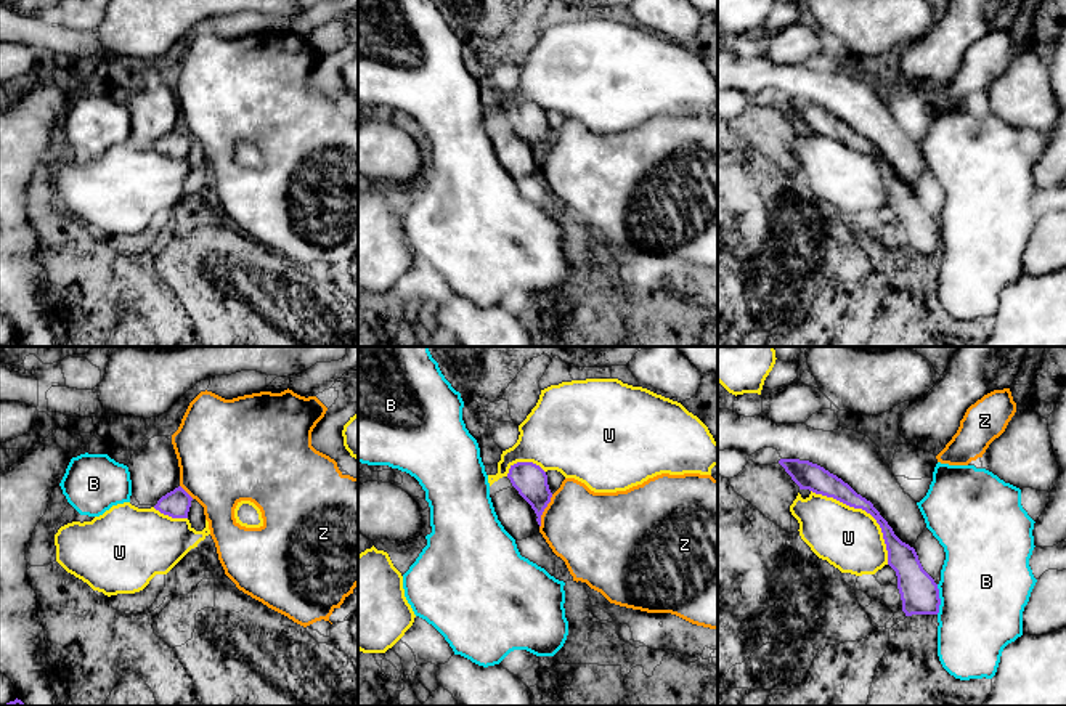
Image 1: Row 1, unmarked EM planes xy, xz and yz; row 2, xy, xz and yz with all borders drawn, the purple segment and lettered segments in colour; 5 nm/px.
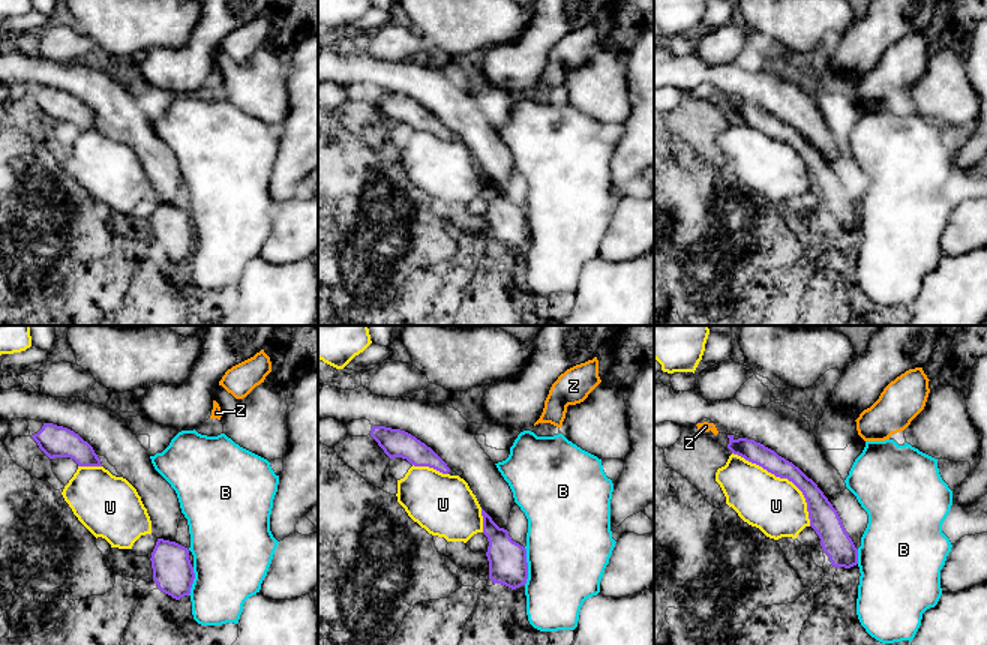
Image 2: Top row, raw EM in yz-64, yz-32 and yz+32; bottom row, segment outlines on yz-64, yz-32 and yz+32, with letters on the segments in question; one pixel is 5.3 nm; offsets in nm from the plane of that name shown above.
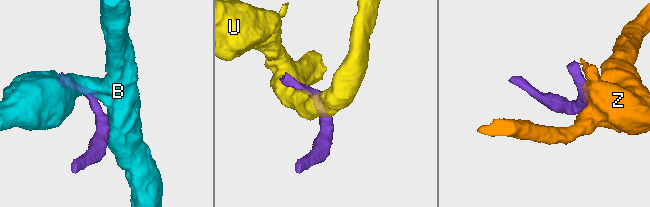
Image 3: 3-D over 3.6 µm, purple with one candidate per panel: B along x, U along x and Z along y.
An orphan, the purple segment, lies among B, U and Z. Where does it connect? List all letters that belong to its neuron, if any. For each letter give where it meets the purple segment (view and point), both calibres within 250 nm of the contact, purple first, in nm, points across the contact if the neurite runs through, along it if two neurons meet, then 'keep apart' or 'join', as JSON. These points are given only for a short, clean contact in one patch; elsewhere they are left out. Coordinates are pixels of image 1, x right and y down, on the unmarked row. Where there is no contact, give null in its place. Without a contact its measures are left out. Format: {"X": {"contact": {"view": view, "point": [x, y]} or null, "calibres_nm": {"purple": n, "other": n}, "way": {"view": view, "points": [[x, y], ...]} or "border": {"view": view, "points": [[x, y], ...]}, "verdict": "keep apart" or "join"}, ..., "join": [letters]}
{"B": {"contact": {"view": "yz", "point": [939, 239]}, "calibres_nm": {"purple": 190, "other": 460}, "border": {"view": "yz", "points": [[936, 225], [939, 238], [938, 254]]}, "verdict": "keep apart"}, "U": {"contact": {"view": "yz", "point": [866, 151]}, "calibres_nm": {"purple": 120, "other": 320}, "verdict": "keep apart"}, "Z": {"contact": {"view": "xz", "point": [543, 151]}, "calibres_nm": {"purple": 170, "other": 380}, "border": {"view": "xz", "points": [[553, 135], [541, 156], [540, 167]]}, "verdict": "keep apart"}, "join": []}

